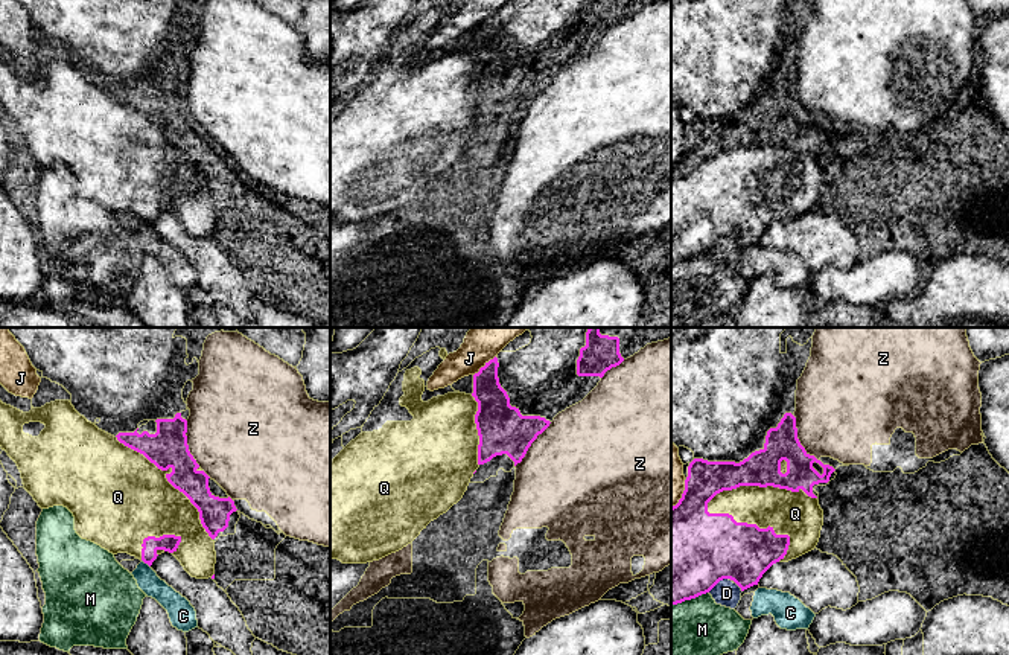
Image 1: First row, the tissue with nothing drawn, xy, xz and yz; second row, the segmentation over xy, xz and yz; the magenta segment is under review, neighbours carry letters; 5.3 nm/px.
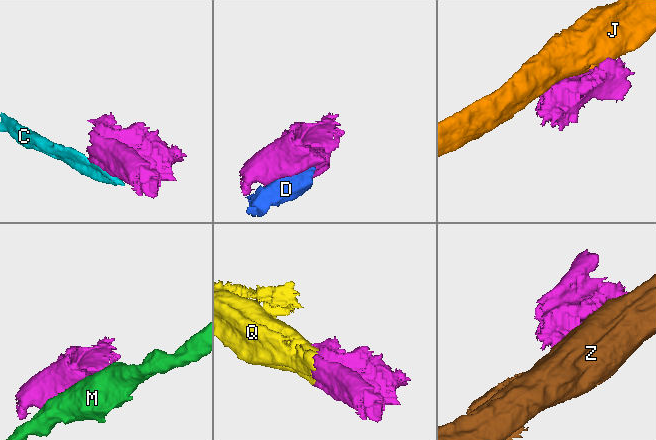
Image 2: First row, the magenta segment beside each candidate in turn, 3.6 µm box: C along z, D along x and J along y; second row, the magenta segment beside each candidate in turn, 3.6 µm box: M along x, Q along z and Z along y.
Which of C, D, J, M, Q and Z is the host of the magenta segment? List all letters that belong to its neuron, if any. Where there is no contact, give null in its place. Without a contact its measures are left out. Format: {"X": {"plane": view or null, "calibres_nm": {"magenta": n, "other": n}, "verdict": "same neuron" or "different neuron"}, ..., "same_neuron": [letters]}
{"C": {"plane": "xy", "calibres_nm": {"magenta": 100, "other": 120}, "verdict": "different neuron"}, "D": {"plane": "yz", "calibres_nm": {"magenta": 500, "other": 140}, "verdict": "different neuron"}, "J": {"plane": "xz", "calibres_nm": {"magenta": 180, "other": 160}, "verdict": "different neuron"}, "M": {"plane": "yz", "calibres_nm": {"magenta": 500, "other": 380}, "verdict": "different neuron"}, "Q": {"plane": "yz", "calibres_nm": {"magenta": 190, "other": 240}, "verdict": "same neuron"}, "Z": {"plane": "yz", "calibres_nm": {"magenta": 190, "other": 440}, "verdict": "different neuron"}, "same_neuron": ["Q"]}

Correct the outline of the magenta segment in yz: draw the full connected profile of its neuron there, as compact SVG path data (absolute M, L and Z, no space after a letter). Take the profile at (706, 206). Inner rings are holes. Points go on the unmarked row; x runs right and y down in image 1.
M785 72L778 85L767 90L762 108L740 122L694 117L688 125L682 157L671 166L671 264L706 253L723 238L734 239L744 250L758 244L773 222L814 209L823 184L823 169L813 145L828 142L834 129L801 104L791 72Z

